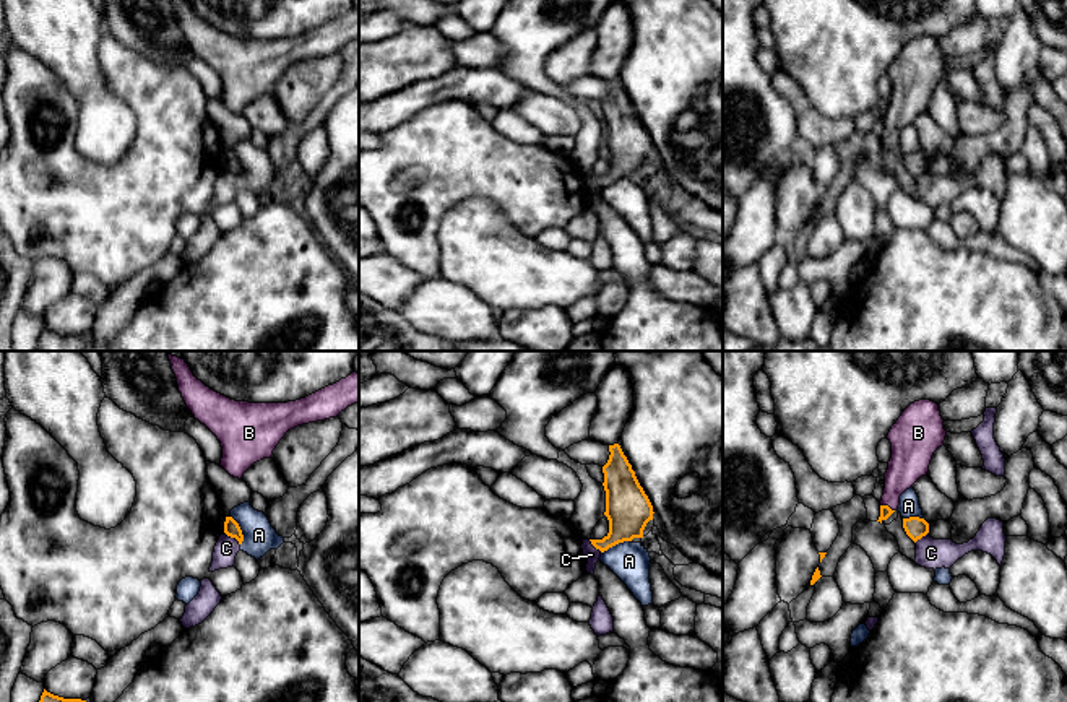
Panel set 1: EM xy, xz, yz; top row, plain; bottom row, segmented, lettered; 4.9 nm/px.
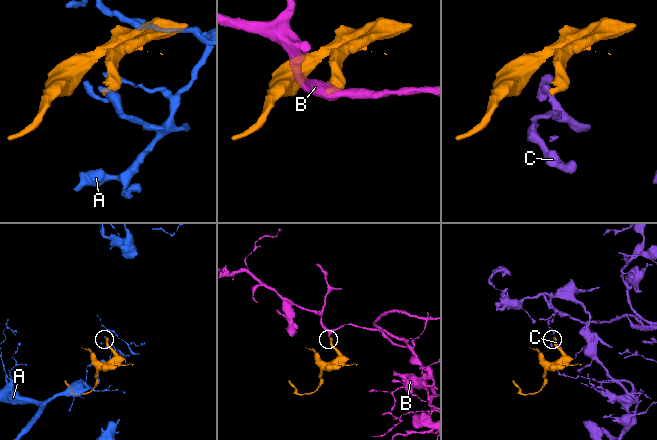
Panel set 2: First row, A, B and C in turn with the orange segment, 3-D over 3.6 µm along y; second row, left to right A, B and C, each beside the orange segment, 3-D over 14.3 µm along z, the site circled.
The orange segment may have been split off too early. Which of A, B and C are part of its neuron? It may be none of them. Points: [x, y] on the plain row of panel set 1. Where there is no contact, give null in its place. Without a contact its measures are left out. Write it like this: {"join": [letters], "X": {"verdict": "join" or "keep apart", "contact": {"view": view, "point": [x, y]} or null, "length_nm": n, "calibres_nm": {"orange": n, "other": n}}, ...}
{"join": ["B"], "A": {"verdict": "keep apart", "contact": {"view": "xy", "point": [241, 166]}, "length_nm": 160, "calibres_nm": {"orange": 80, "other": 160}}, "B": {"verdict": "join", "contact": {"view": "yz", "point": [887, 142]}, "length_nm": 80, "calibres_nm": {"orange": 60, "other": 180}}, "C": {"verdict": "keep apart", "contact": {"view": "xy", "point": [233, 173]}, "length_nm": 100, "calibres_nm": {"orange": 80, "other": 120}}}

